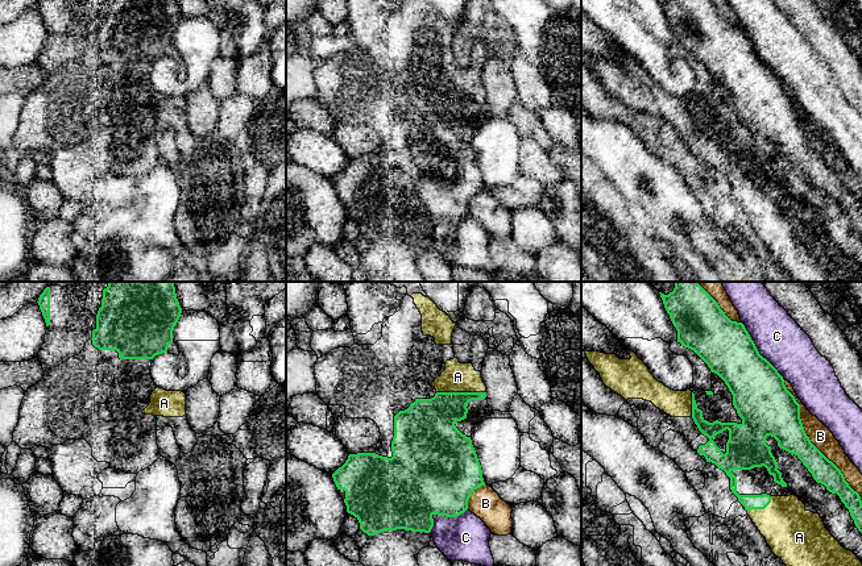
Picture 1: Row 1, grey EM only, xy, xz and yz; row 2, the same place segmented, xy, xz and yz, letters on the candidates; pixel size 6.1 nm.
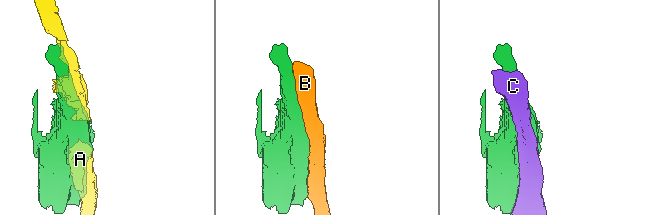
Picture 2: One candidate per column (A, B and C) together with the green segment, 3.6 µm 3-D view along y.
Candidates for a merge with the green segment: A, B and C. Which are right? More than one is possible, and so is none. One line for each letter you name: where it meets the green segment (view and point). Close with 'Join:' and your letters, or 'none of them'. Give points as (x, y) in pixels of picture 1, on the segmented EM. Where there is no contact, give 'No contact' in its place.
Join: none of them

